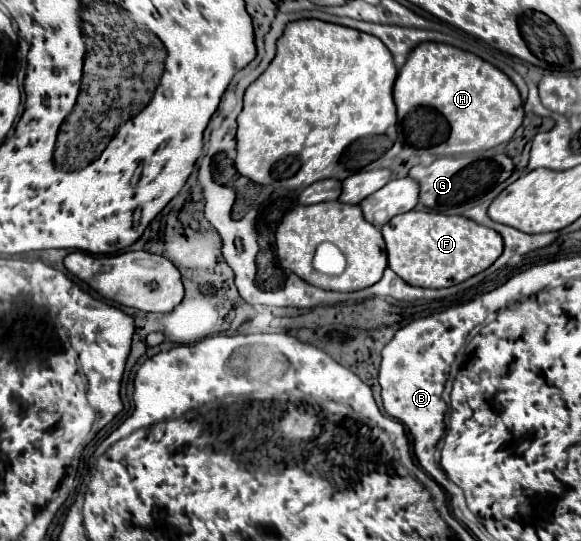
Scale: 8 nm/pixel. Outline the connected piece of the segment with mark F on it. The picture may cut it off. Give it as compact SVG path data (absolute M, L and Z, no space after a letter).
M434 210L396 215L382 227L382 235L386 241L388 267L414 287L452 287L488 269L502 253L502 237L494 229L462 215L442 215Z

